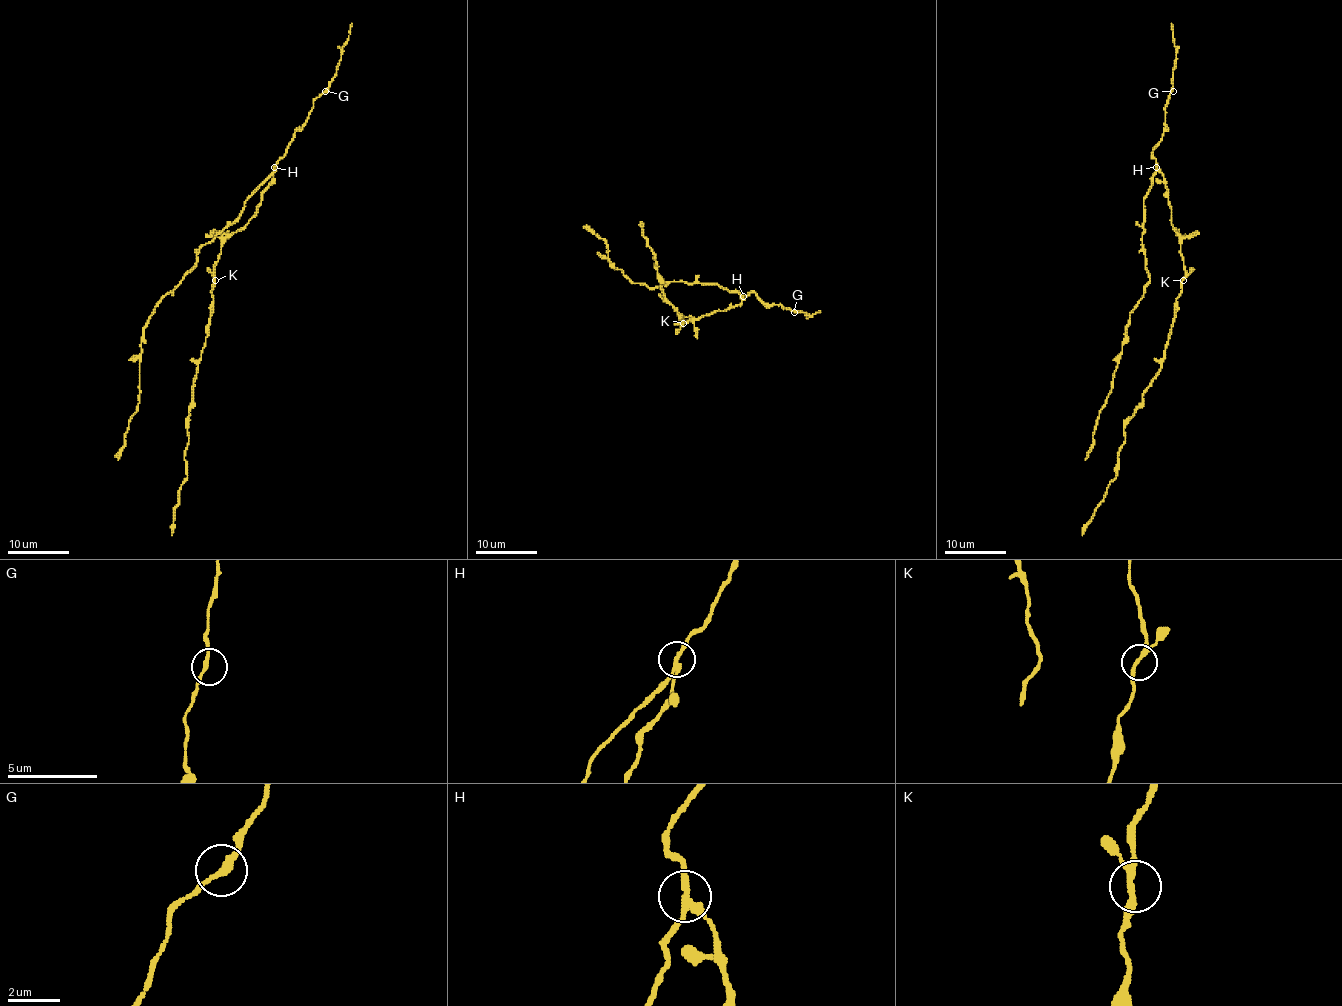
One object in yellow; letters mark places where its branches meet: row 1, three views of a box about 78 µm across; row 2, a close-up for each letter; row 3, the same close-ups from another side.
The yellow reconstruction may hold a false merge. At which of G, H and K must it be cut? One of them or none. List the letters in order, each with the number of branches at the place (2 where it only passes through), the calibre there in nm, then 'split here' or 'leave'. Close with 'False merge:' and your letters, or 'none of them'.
G: 2 | 220 nm | leave
H: 3 | 200 nm | split here
K: 3 | 190 nm | leave
False merge: H

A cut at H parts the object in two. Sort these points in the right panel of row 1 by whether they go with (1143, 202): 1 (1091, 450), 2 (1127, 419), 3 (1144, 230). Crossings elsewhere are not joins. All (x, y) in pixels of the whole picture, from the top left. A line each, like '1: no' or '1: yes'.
1: yes
2: no
3: yes

